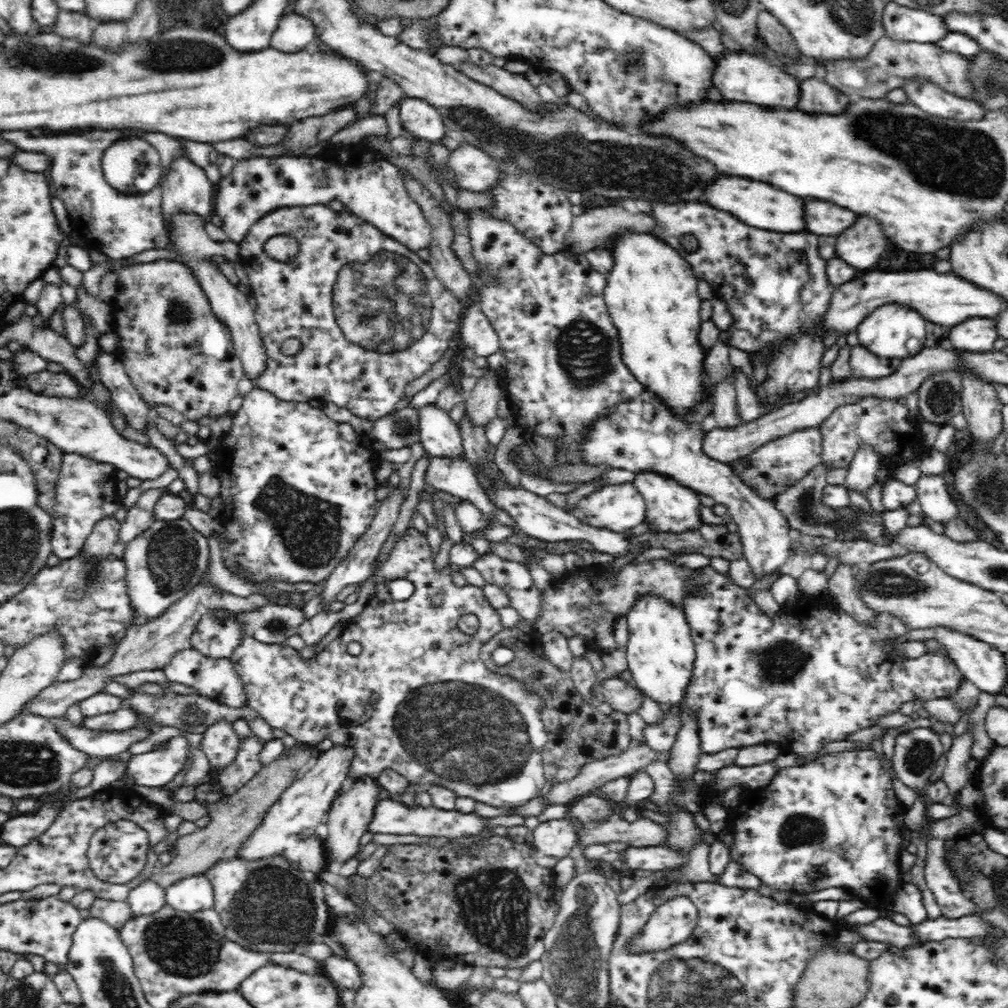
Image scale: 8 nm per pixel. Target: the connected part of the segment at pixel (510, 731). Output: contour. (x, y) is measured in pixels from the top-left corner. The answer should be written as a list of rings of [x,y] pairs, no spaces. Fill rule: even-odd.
[[[416,528],[405,530],[394,543],[390,554],[375,569],[371,571],[371,579],[375,582],[374,594],[369,598],[362,612],[348,620],[348,626],[343,626],[342,632],[336,639],[332,640],[321,652],[312,658],[304,659],[300,651],[287,644],[280,646],[280,643],[265,643],[256,640],[250,635],[244,634],[238,644],[232,648],[230,659],[236,675],[240,675],[244,683],[245,692],[248,698],[247,706],[252,708],[261,718],[272,728],[282,729],[290,736],[293,736],[298,744],[308,744],[316,746],[318,743],[329,738],[334,744],[353,744],[356,757],[350,765],[350,779],[364,777],[378,778],[382,770],[392,768],[392,770],[402,774],[408,782],[420,786],[422,789],[430,785],[442,785],[449,788],[458,796],[469,796],[478,802],[490,804],[490,806],[504,807],[507,809],[524,806],[526,802],[539,796],[540,790],[545,783],[545,774],[542,761],[542,750],[549,742],[548,732],[544,730],[542,718],[540,718],[540,704],[542,700],[530,698],[530,694],[523,689],[518,682],[514,682],[511,677],[502,677],[492,672],[481,659],[481,646],[485,645],[495,634],[506,630],[500,623],[500,615],[484,596],[483,590],[478,586],[466,583],[454,586],[452,582],[452,570],[448,565],[444,570],[434,568],[434,554],[432,548],[426,540],[424,534],[420,534]],[[390,579],[406,579],[410,582],[413,590],[406,600],[394,600],[386,588],[386,583]],[[464,614],[474,614],[479,620],[479,628],[473,635],[465,634],[458,629],[458,620]],[[348,642],[359,642],[362,651],[357,656],[348,653]]]

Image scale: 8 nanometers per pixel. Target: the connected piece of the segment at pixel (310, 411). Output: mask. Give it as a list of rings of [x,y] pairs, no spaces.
[[[254,387],[246,396],[240,409],[233,412],[232,425],[228,436],[224,438],[222,449],[230,462],[220,462],[220,470],[228,470],[230,476],[230,492],[220,492],[223,500],[222,516],[223,536],[219,542],[219,550],[223,555],[223,564],[235,576],[246,577],[251,582],[278,580],[278,582],[313,582],[316,584],[326,580],[329,574],[338,566],[338,563],[348,556],[354,543],[366,532],[379,507],[376,490],[380,487],[374,477],[374,471],[379,460],[374,449],[370,449],[367,438],[354,431],[349,423],[338,423],[330,419],[322,408],[305,402],[288,402],[274,396],[269,390]]]

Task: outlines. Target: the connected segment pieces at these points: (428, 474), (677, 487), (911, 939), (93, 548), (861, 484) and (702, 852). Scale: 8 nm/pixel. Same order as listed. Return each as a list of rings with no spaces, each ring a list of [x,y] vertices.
[[[465,456],[457,460],[447,460],[446,457],[432,457],[429,460],[429,465],[424,475],[426,485],[430,485],[440,491],[449,492],[457,501],[467,500],[474,504],[482,514],[486,514],[498,527],[510,526],[514,527],[515,531],[513,532],[518,532],[519,530],[516,528],[515,520],[504,509],[498,509],[489,500],[487,493],[481,488],[480,480],[479,475],[475,472],[475,467],[467,461]]]
[[[647,468],[646,471],[635,472],[635,477],[633,486],[642,495],[645,502],[645,516],[643,520],[650,523],[648,532],[669,531],[674,533],[693,531],[702,524],[698,492],[691,490],[689,487],[681,486],[676,480],[669,478],[669,475],[654,471],[652,468]]]
[[[878,917],[869,924],[857,925],[858,932],[864,939],[885,942],[900,949],[918,945],[918,939],[909,923],[897,922],[893,918]]]
[[[114,516],[99,520],[85,540],[85,550],[94,557],[114,553],[122,555],[125,545],[117,541],[120,527],[120,521]]]
[[[860,445],[848,466],[844,486],[865,496],[865,492],[878,482],[876,472],[879,467],[880,457],[878,457],[878,453],[870,445]]]
[[[698,841],[688,851],[689,860],[686,864],[666,874],[668,880],[677,882],[714,882],[719,878],[711,873],[709,868],[710,846],[704,841]]]

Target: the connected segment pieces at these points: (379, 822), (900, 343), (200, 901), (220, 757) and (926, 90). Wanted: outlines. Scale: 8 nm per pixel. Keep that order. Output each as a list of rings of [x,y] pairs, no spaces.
[[[389,799],[378,801],[375,815],[371,819],[367,830],[374,834],[417,834],[418,836],[457,839],[477,834],[485,826],[484,818],[476,813],[462,814],[458,810],[442,810],[436,807],[424,808],[420,806],[406,806],[401,802]]]
[[[883,303],[862,319],[856,330],[861,347],[882,358],[900,360],[914,356],[925,348],[926,319],[909,304]]]
[[[201,872],[171,883],[165,890],[165,902],[189,913],[212,907],[214,891],[208,875]]]
[[[220,719],[202,733],[200,747],[208,757],[210,766],[222,767],[235,759],[235,754],[239,750],[239,740],[233,724],[226,719]]]
[[[912,77],[901,88],[906,93],[907,100],[919,106],[925,113],[941,115],[946,118],[961,119],[962,121],[986,117],[985,109],[966,97],[958,97],[940,85],[926,81],[924,78]]]

